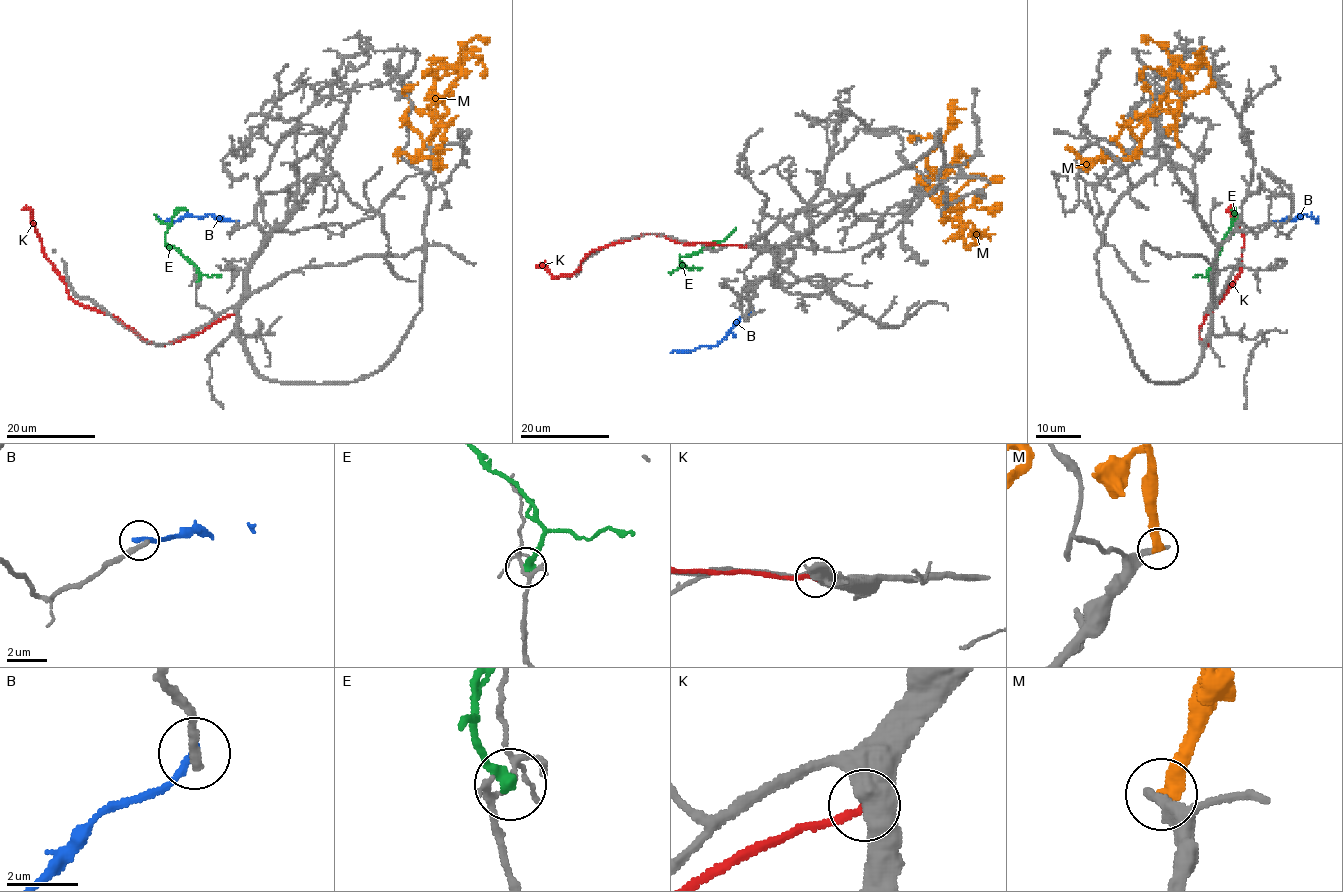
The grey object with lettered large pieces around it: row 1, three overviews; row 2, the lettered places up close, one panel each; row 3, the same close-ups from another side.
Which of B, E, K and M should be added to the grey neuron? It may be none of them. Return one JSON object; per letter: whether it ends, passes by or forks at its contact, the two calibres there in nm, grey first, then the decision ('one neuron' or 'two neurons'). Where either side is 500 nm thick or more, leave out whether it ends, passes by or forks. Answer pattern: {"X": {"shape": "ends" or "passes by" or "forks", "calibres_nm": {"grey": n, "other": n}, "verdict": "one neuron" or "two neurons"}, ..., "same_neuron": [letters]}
{"B": {"shape": "ends", "calibres_nm": {"grey": 280, "other": 240}, "verdict": "two neurons"}, "E": {"shape": "ends", "calibres_nm": {"grey": 140, "other": 400}, "verdict": "two neurons"}, "K": {"calibres_nm": {"grey": 550, "other": 220}, "verdict": "two neurons"}, "M": {"shape": "ends", "calibres_nm": {"grey": 360, "other": 480}, "verdict": "two neurons"}, "same_neuron": []}

